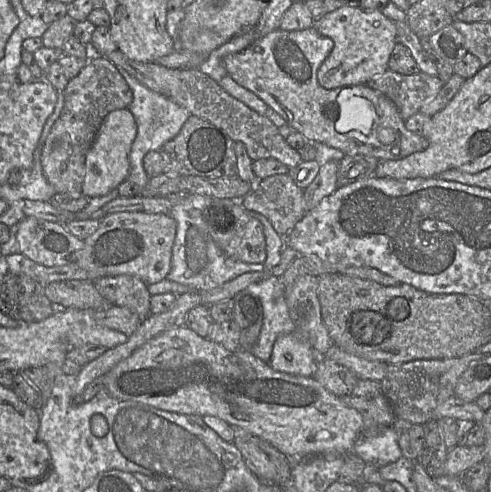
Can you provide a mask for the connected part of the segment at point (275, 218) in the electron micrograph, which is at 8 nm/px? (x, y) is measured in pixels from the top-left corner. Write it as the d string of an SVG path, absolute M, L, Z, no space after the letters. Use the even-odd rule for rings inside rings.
M288 173L277 174L258 180L253 190L239 201L246 210L264 215L270 221L274 230L280 236L285 237L306 213L303 191L295 184Z

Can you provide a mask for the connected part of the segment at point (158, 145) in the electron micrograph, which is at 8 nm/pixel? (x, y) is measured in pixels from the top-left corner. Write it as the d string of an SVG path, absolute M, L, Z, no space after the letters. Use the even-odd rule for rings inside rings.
M116 66L116 68L133 93L133 100L128 109L134 116L137 125L137 134L129 153L130 171L126 180L134 183L138 187L138 195L141 195L150 179L143 166L144 156L149 151L159 151L166 142L174 138L190 117L191 113L186 108L151 91L132 77L123 67Z

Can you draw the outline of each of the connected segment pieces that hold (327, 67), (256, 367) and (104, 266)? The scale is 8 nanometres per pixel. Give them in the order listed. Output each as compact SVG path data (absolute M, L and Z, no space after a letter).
M346 2L334 11L315 20L313 27L333 40L334 46L322 62L317 78L326 89L367 84L388 69L396 40L395 22L379 10L364 10L357 2Z
M184 326L150 339L104 376L105 388L117 400L136 401L178 414L220 418L230 426L241 427L269 442L292 460L320 454L350 454L364 427L362 413L348 407L341 397L328 391L313 376L276 371L270 363L257 358L251 351L228 351Z
M115 212L100 220L95 233L84 240L84 247L77 253L75 263L94 281L105 276L130 275L145 284L158 283L171 269L172 248L177 223L168 214L145 212Z

